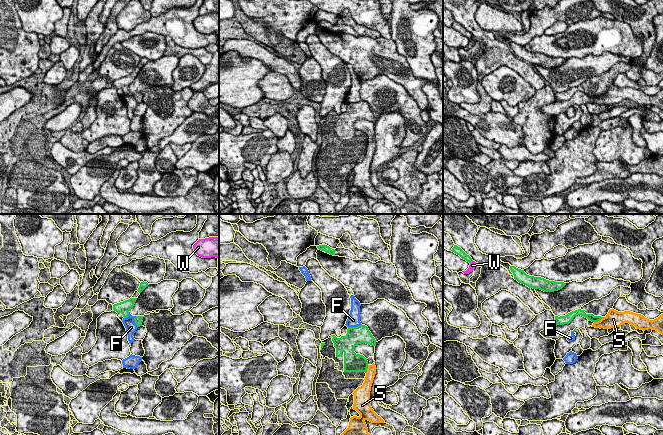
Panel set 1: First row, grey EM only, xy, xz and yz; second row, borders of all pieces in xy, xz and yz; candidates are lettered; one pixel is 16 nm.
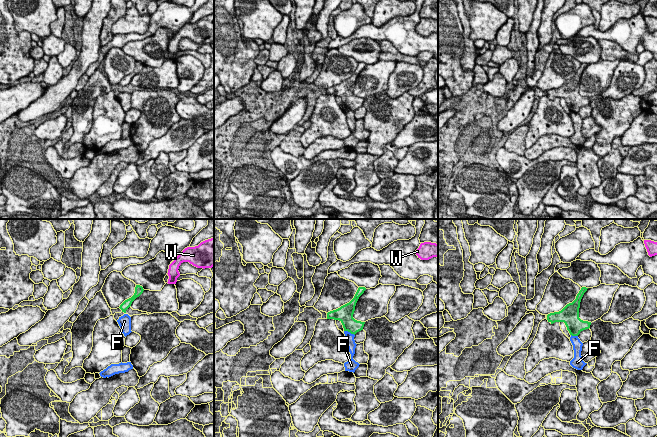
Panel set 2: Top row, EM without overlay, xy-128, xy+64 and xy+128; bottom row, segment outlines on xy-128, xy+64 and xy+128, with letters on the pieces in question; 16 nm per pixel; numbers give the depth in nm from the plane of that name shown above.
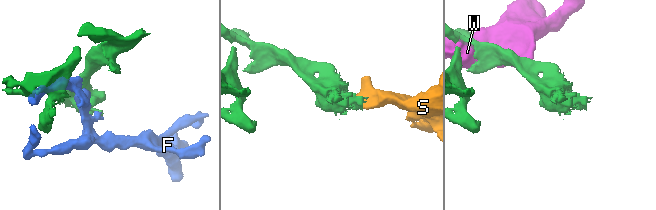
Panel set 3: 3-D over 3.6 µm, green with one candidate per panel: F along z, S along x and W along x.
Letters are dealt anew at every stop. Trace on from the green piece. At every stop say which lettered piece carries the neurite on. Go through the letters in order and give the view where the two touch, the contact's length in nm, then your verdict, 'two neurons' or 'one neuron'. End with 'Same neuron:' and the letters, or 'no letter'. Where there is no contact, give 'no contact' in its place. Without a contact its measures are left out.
F: contact in xz; length 220 nm; two neurons
S: contact in yz; length 190 nm; two neurons
W: contact in yz; length 70 nm; two neurons
Same neuron: no letter

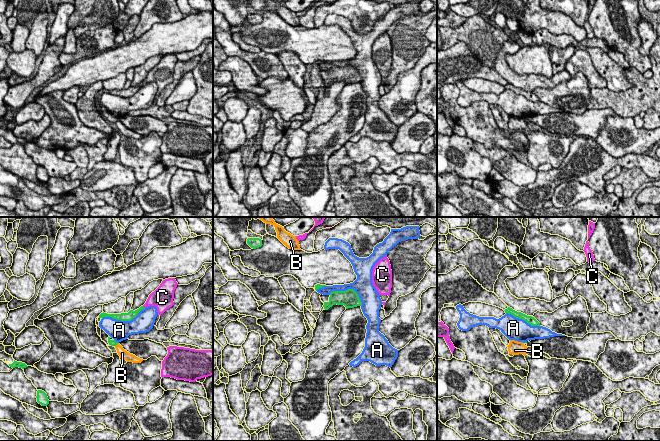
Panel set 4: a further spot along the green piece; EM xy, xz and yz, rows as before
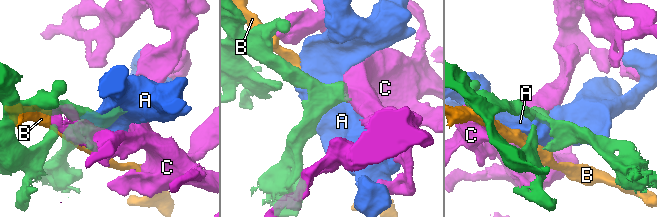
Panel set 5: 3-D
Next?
A: contact in xy; length 700 nm; two neurons
B: contact in xy; length 80 nm; two neurons
C: contact in xy; length 70 nm; one neuron
Same neuron: C

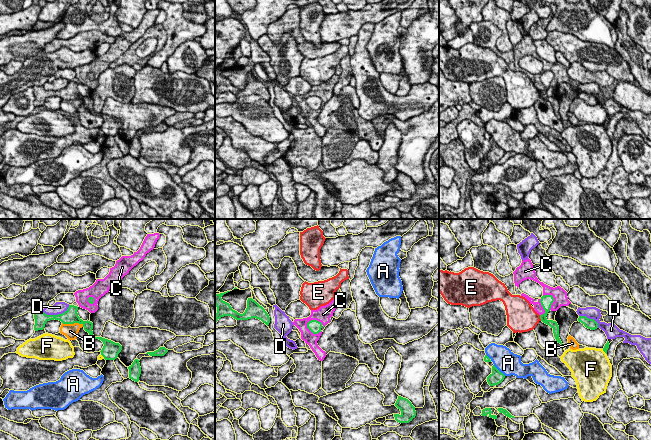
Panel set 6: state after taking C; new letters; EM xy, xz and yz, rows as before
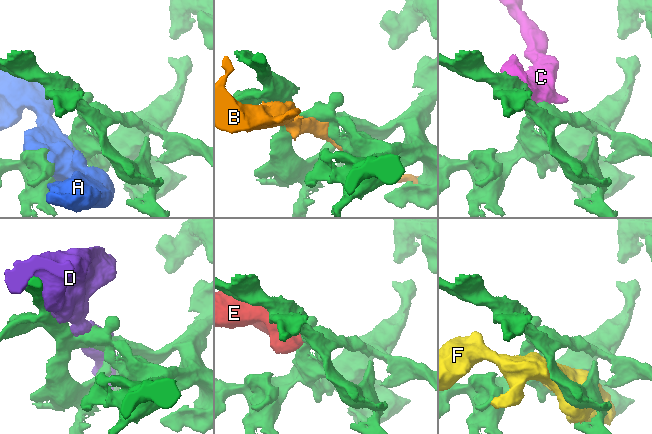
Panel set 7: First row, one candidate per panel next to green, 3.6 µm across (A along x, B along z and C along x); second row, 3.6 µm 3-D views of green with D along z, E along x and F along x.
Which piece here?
A: contact in yz; length 260 nm; two neurons
B: contact in xy; length 360 nm; two neurons
C: contact in xz; length 280 nm; two neurons
D: contact in xy; length 460 nm; two neurons
E: contact in yz; length 100 nm; two neurons
F: contact in yz; length 110 nm; two neurons
Same neuron: no letter

